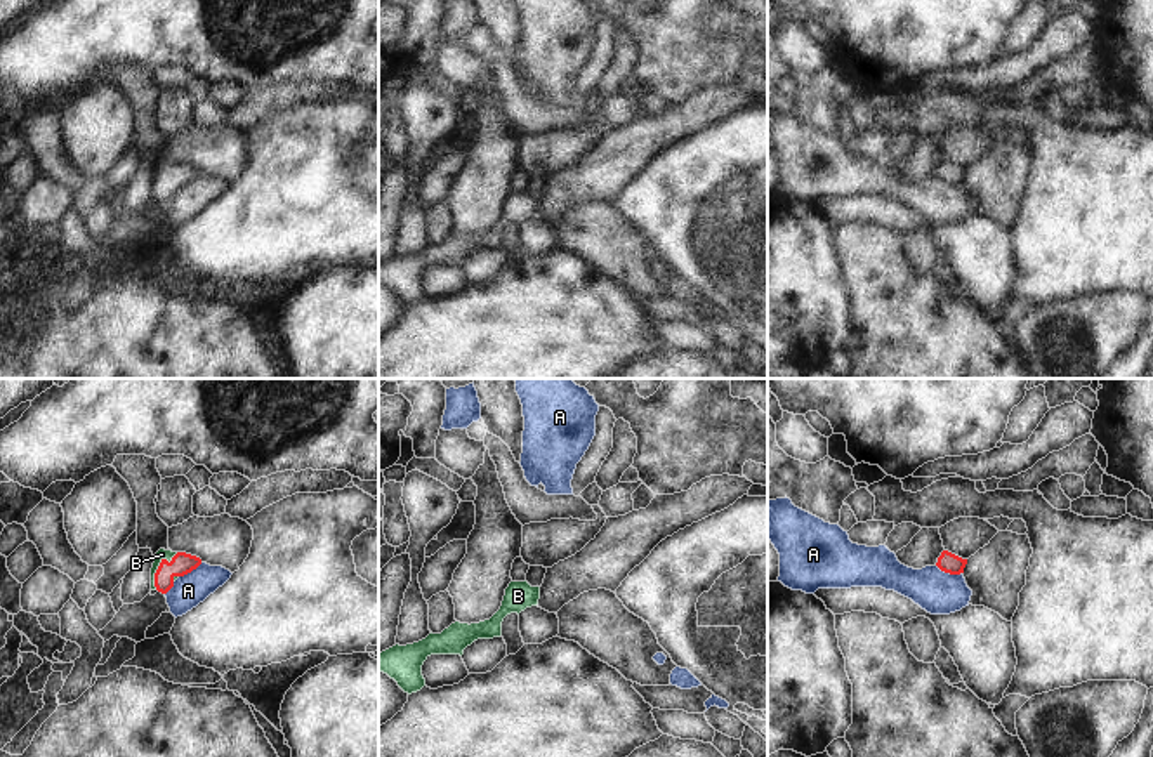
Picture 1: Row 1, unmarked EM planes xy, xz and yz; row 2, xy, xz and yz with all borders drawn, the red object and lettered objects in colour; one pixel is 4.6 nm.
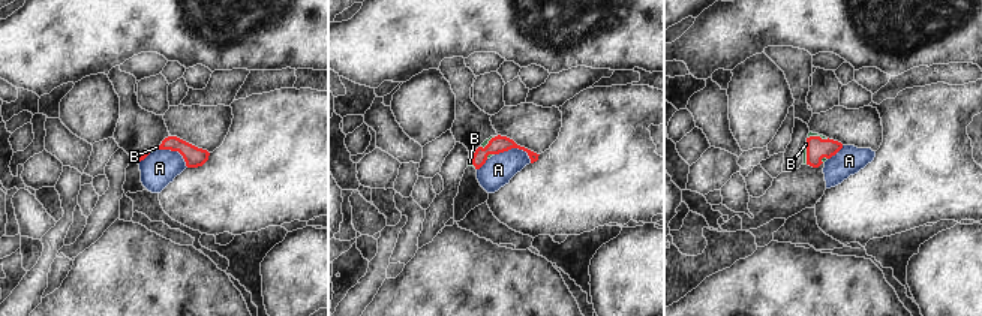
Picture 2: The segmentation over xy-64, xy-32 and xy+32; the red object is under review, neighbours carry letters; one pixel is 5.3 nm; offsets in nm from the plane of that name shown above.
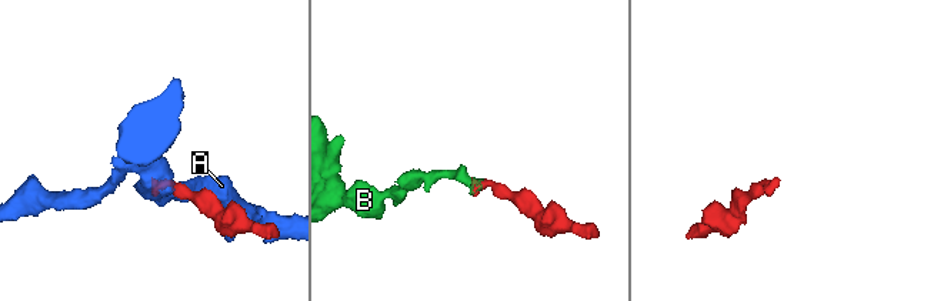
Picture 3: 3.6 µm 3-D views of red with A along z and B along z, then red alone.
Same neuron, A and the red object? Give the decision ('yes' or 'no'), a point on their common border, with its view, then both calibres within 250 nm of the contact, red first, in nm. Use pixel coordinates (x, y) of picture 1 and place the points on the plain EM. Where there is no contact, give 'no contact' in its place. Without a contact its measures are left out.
no; meets red in yz at (948, 183); 90 nm thick on the red side, 200 nm on the other

